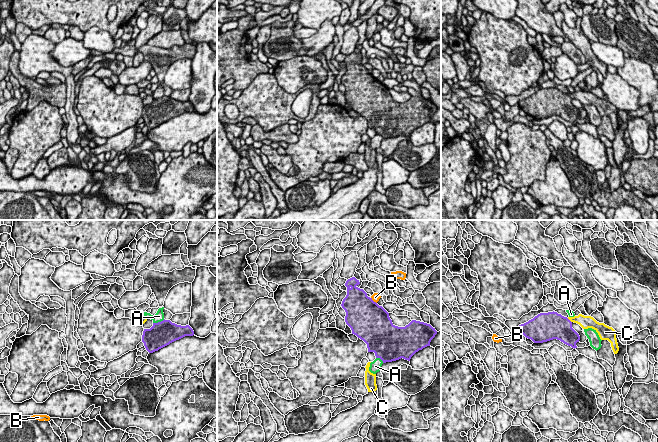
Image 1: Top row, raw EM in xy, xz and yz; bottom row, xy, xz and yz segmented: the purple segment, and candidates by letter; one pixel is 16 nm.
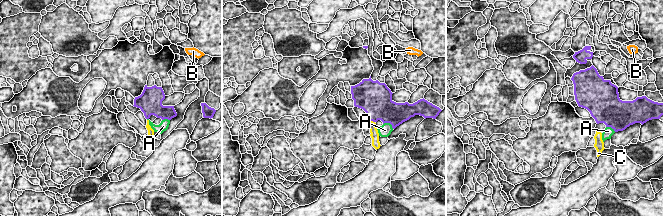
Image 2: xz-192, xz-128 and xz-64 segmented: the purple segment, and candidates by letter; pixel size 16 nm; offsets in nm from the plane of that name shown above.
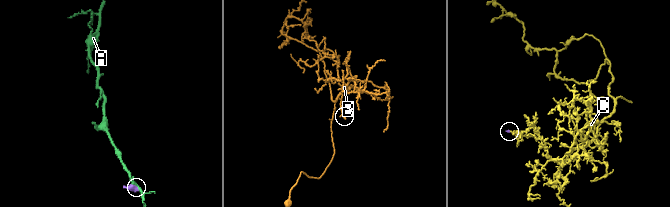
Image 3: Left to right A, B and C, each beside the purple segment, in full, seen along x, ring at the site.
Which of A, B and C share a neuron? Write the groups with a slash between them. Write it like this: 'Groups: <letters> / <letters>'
Groups: A / B / C

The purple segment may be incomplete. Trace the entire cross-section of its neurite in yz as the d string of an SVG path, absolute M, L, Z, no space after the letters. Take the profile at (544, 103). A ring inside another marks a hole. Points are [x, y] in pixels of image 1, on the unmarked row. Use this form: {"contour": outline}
{"contour": "M557 88L540 89L528 98L518 102L520 109L534 119L543 119L553 115L560 116L564 120L577 124L579 110L572 104L572 99L579 100L583 105L594 105L601 116L611 119L614 130L619 127L616 107L604 99L597 98L591 92L579 90L574 93L564 93Z"}

